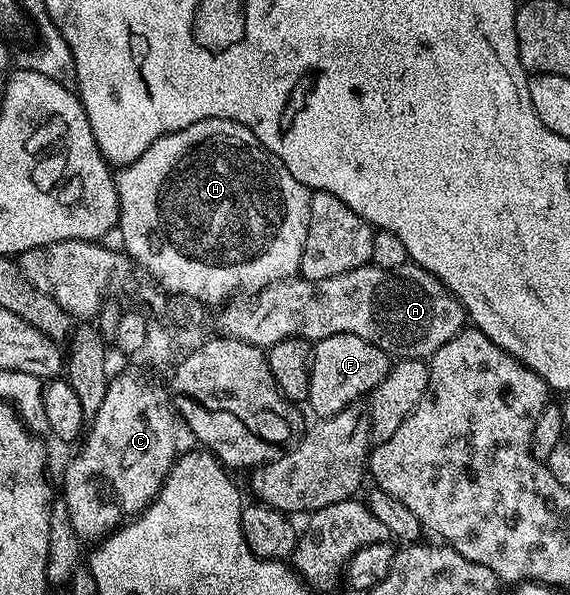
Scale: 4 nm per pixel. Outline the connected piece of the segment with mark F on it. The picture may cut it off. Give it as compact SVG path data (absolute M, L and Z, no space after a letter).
M350 333L317 339L312 347L308 368L310 383L307 406L312 406L313 413L320 419L337 415L342 409L353 406L360 398L363 400L371 393L384 380L392 364L393 360L382 349L378 349L378 345L370 345L370 341L354 337Z

